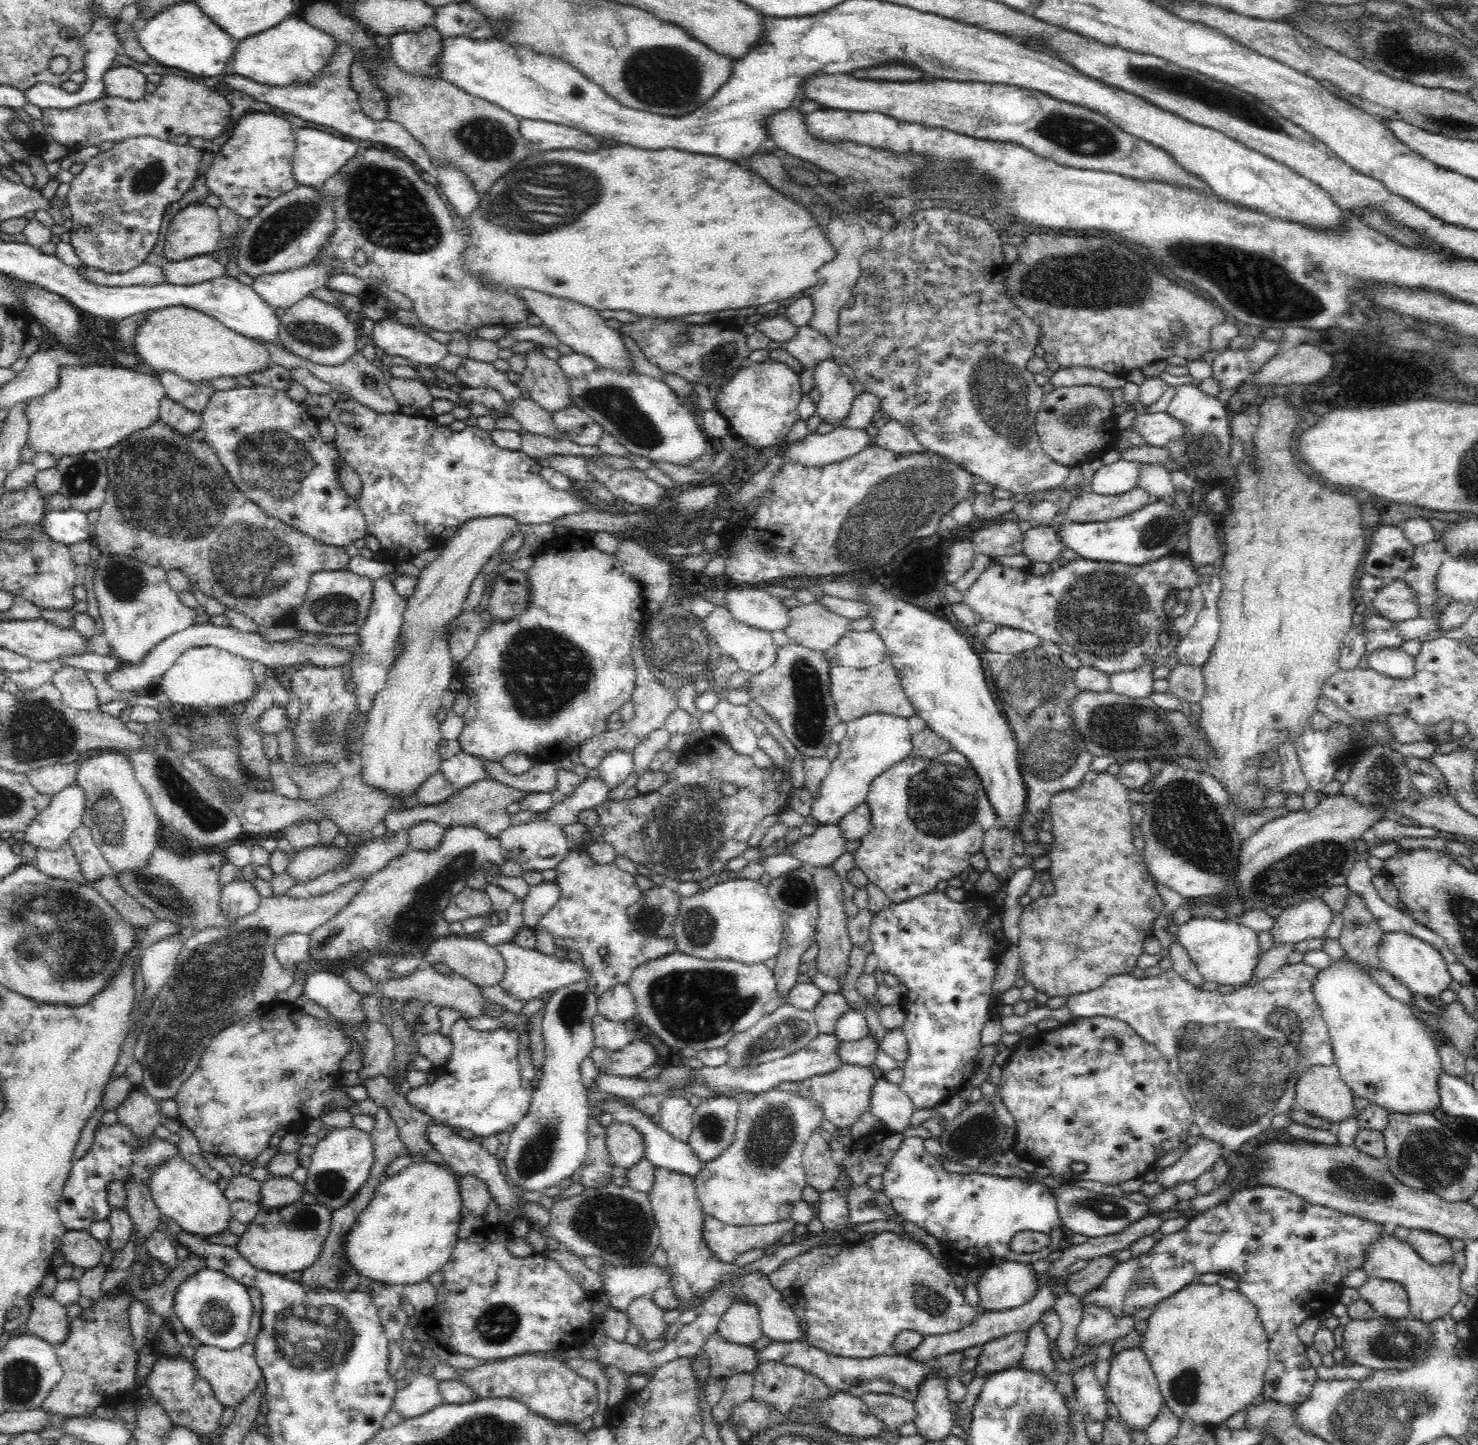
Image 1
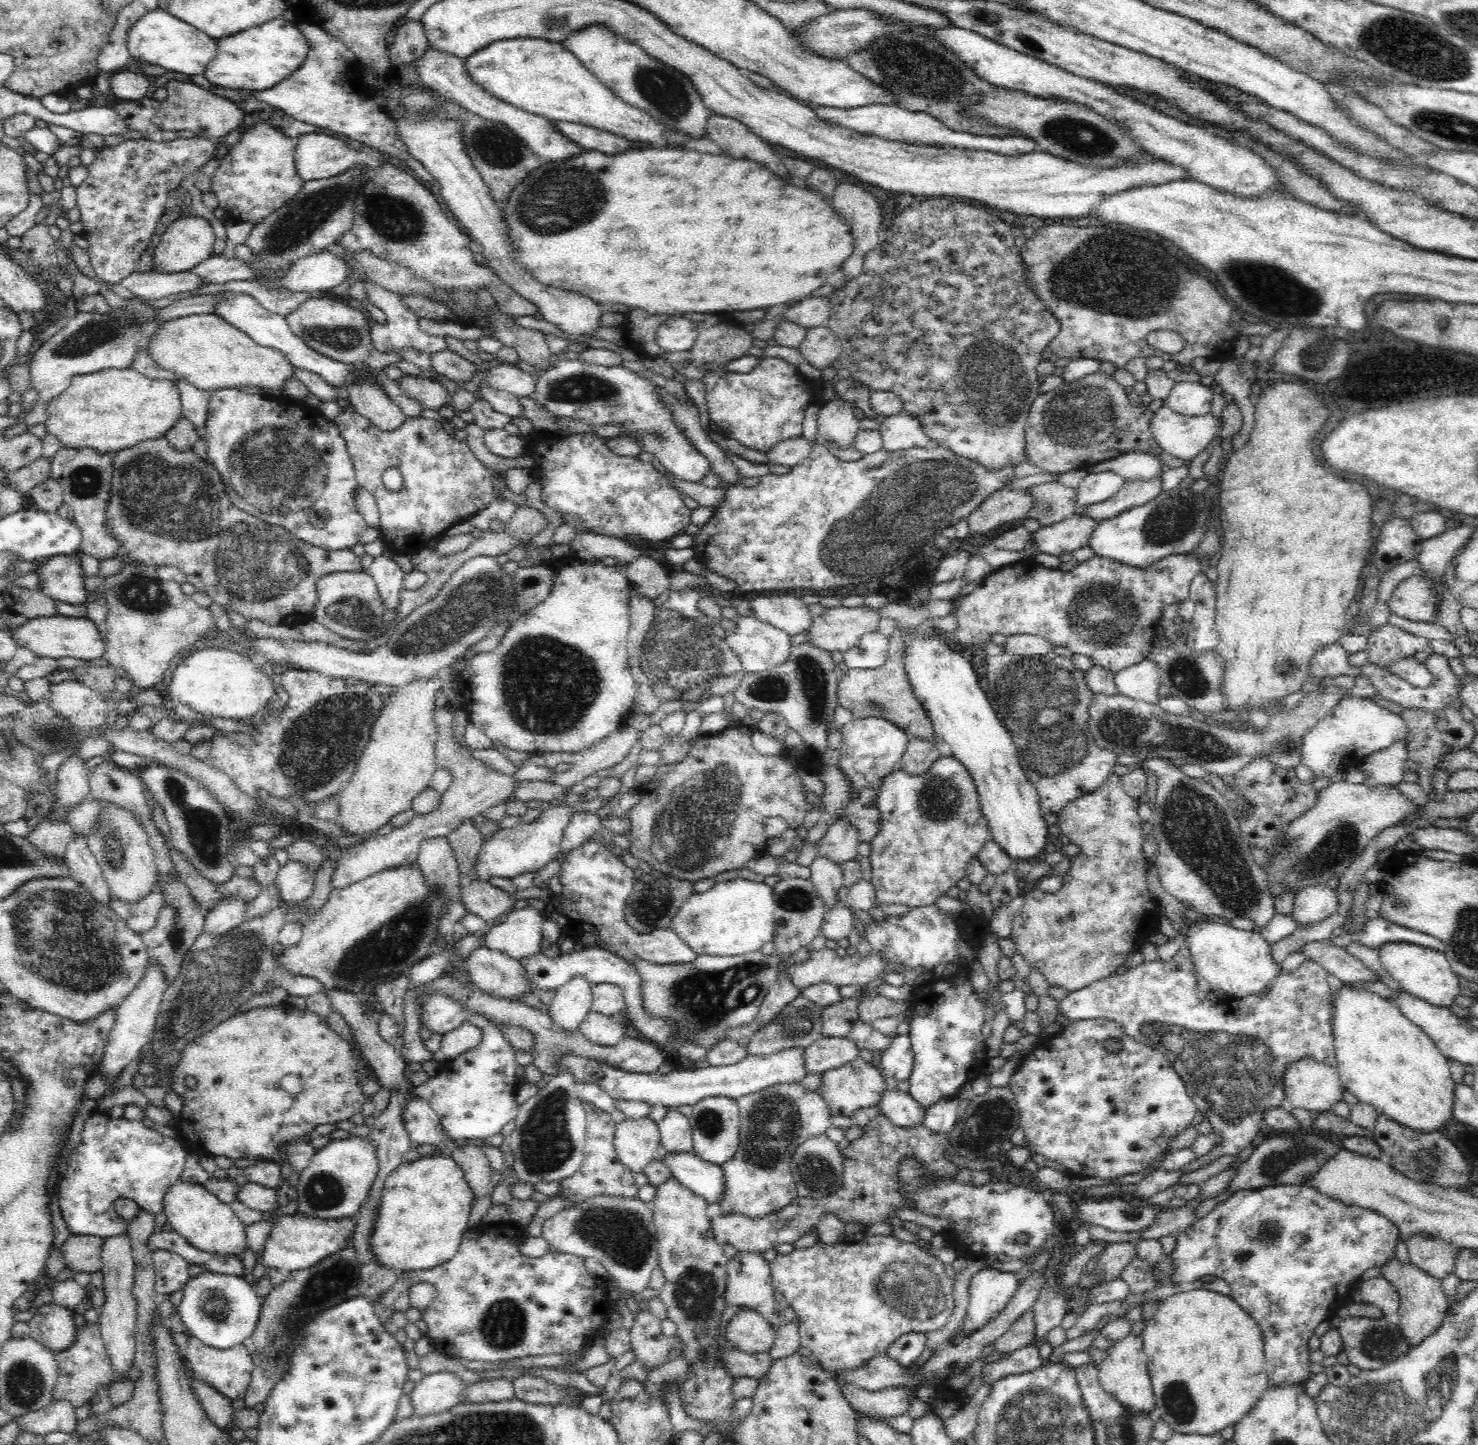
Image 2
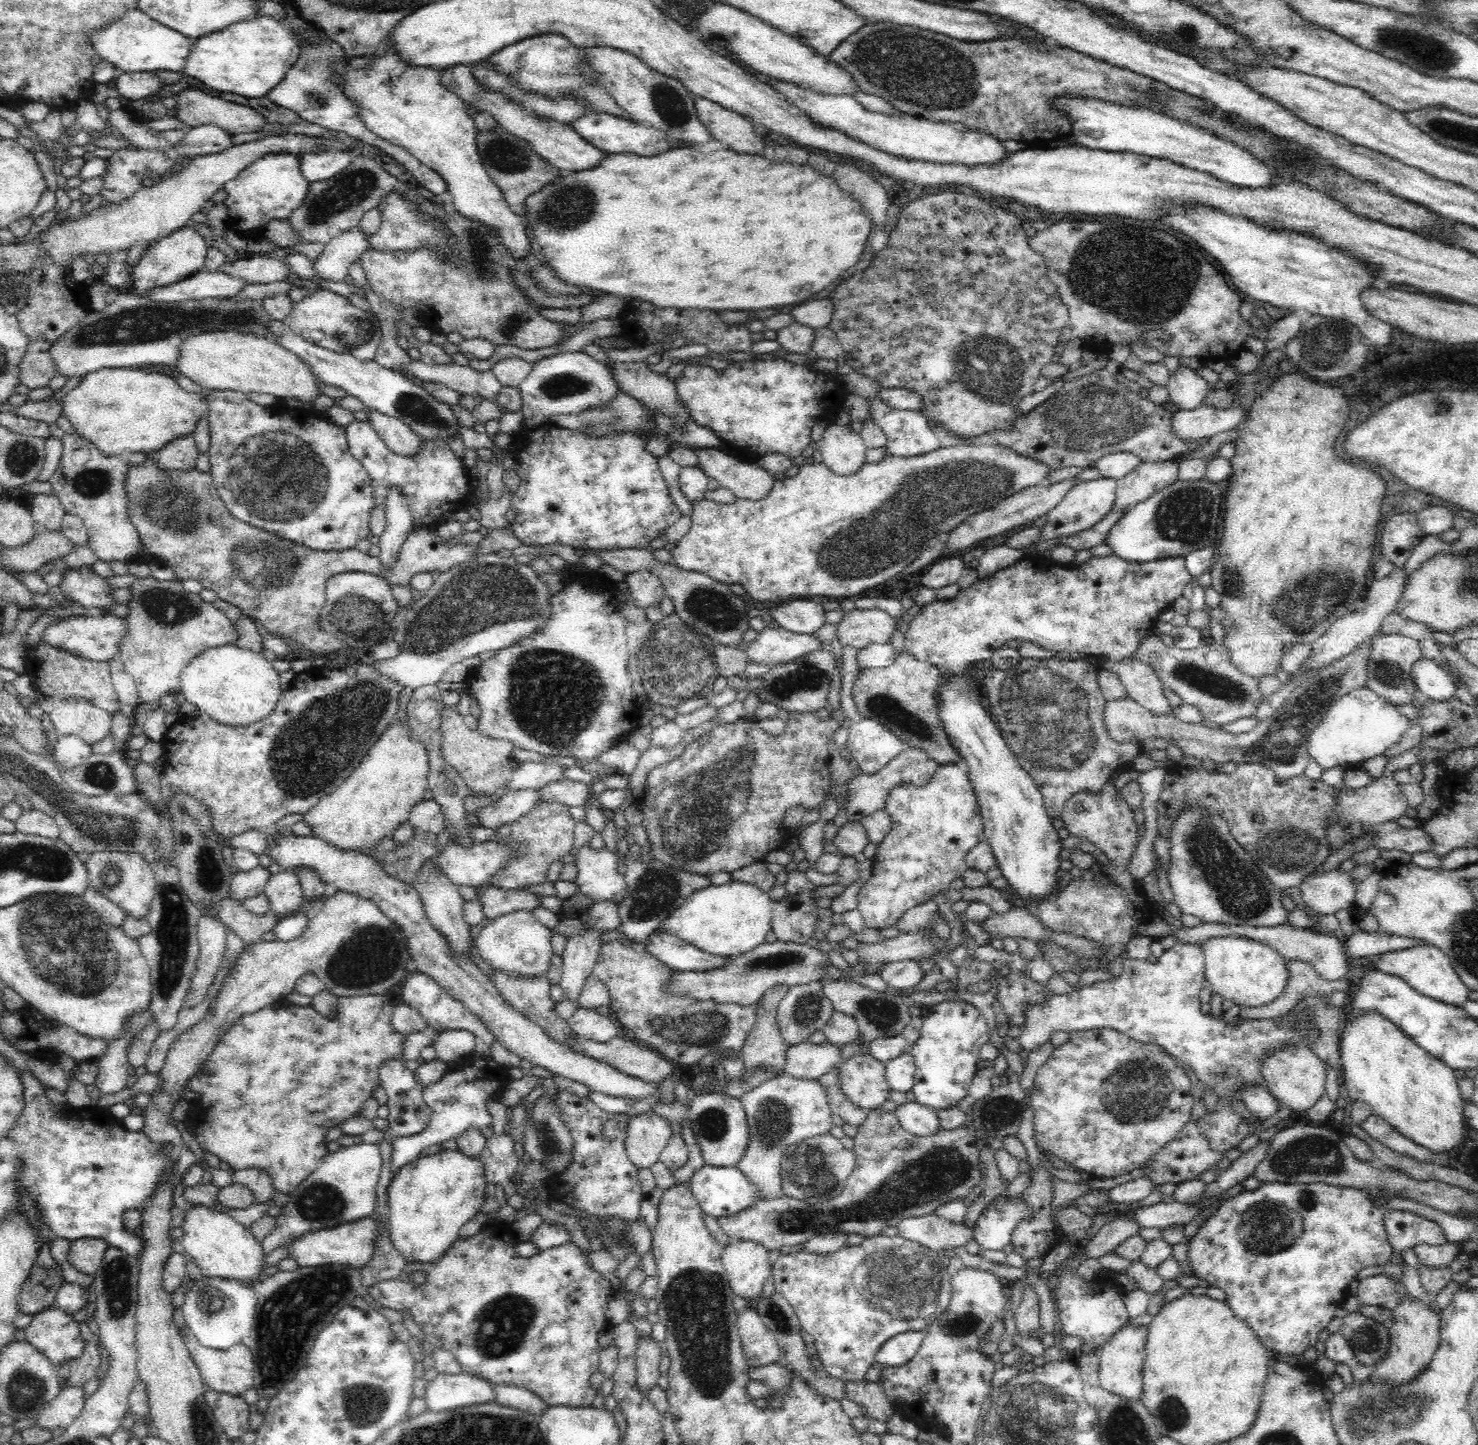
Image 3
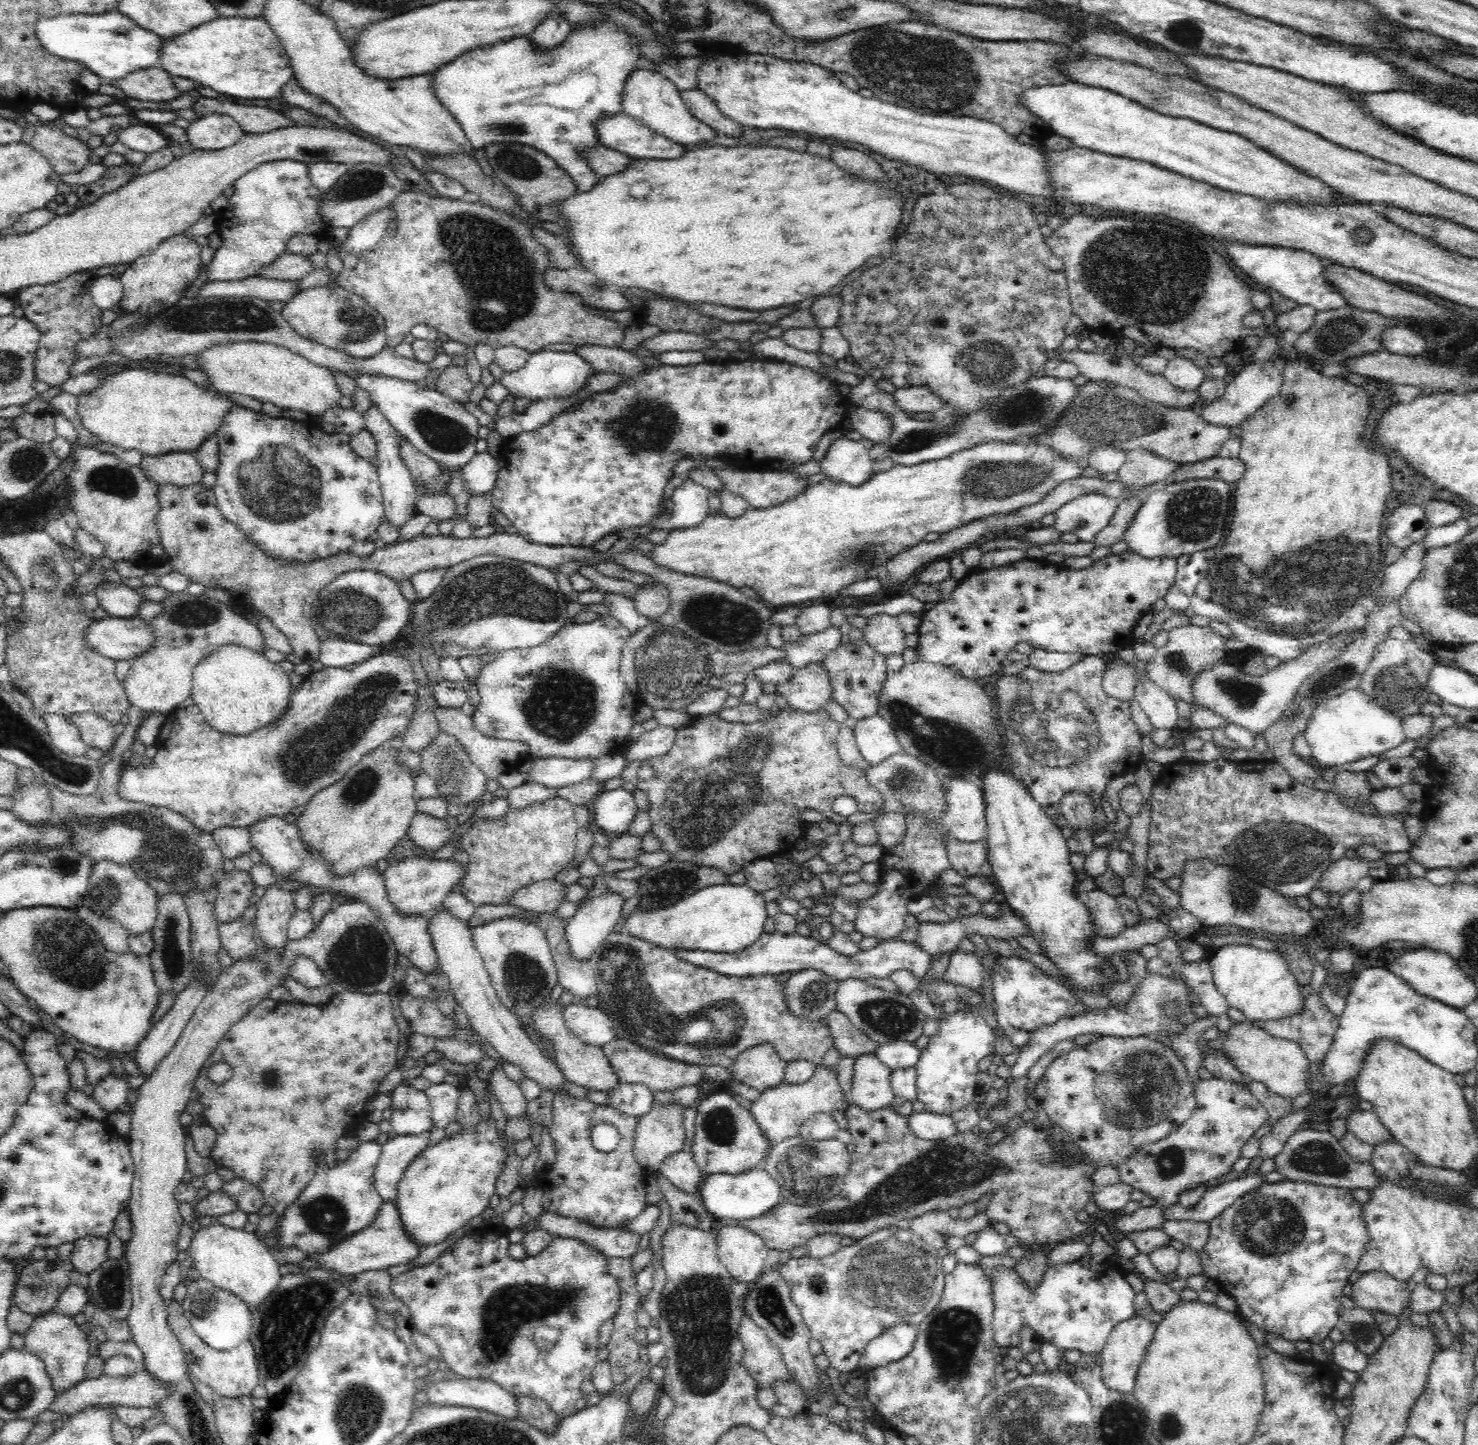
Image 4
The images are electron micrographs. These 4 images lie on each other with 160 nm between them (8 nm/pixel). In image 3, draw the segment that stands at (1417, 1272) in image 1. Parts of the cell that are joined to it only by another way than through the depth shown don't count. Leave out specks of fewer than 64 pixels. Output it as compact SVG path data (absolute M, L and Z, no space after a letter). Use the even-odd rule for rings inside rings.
M1402 1295L1399 1303L1391 1311L1393 1320L1388 1326L1390 1332L1390 1350L1380 1366L1371 1368L1370 1381L1386 1381L1402 1385L1414 1379L1431 1362L1441 1340L1440 1314L1435 1309L1410 1295Z

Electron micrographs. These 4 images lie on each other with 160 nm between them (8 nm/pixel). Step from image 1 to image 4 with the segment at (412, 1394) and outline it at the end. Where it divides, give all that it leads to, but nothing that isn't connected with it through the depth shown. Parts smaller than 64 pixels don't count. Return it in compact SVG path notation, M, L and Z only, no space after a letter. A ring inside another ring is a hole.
M446 1379L431 1383L425 1391L427 1402L435 1405L478 1408L504 1418L518 1417L514 1395L490 1380Z

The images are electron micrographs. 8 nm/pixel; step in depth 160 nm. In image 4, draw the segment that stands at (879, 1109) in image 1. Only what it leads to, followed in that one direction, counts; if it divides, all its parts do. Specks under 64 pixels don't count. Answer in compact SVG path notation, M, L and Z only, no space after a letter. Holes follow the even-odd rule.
M929 1111L913 1112L906 1118L908 1129L922 1140L938 1140L956 1134L957 1130L950 1115L940 1115Z

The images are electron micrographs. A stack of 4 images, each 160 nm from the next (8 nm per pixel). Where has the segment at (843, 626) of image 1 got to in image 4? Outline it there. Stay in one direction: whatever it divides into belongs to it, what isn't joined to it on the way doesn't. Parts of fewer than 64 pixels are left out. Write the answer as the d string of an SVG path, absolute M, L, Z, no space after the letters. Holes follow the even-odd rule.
M886 613L872 614L862 629L862 640L878 654L902 654L905 631L896 617Z

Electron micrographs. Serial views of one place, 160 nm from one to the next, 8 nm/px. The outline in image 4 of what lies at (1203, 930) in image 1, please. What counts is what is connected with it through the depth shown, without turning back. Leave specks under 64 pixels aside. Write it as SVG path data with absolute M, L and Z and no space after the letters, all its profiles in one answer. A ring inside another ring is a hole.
M1225 944L1216 948L1206 960L1213 983L1227 1000L1229 1008L1236 1008L1249 1020L1280 1020L1302 1012L1306 996L1300 993L1295 977L1280 954L1247 944Z

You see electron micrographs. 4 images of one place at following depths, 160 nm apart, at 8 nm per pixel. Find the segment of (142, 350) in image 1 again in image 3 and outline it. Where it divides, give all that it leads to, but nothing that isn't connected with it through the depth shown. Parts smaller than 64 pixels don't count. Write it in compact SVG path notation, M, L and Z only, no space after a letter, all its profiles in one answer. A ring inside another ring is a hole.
M206 330L202 334L190 334L179 347L179 358L174 368L180 375L210 391L257 392L271 394L282 402L285 398L296 398L309 404L320 395L320 381L296 354L256 334L233 330Z

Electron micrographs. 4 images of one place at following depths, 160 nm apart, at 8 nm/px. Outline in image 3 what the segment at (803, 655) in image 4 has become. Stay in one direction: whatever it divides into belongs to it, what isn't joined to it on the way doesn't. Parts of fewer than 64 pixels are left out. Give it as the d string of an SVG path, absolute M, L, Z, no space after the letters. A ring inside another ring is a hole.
M780 626L764 627L757 638L744 650L748 662L766 664L770 668L786 664L812 650L820 650L821 644L813 635L795 634Z

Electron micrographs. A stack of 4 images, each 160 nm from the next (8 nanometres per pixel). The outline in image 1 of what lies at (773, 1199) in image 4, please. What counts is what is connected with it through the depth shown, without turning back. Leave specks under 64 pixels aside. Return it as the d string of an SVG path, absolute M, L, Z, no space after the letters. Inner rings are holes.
M607 1100L601 1103L603 1114L609 1114L612 1117L612 1122L622 1123L633 1126L638 1130L638 1134L642 1135L642 1142L644 1144L644 1156L654 1166L665 1168L666 1170L673 1170L674 1172L681 1172L688 1174L694 1178L694 1174L698 1174L698 1170L702 1168L703 1162L694 1154L687 1142L682 1142L680 1138L674 1138L667 1130L664 1130L658 1122L652 1121L652 1117L647 1116L635 1105L629 1105L617 1100Z

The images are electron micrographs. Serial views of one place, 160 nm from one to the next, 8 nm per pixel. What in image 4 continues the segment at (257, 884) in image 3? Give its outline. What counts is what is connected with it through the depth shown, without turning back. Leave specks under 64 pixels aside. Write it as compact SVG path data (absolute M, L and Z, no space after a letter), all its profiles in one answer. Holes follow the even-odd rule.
M232 870L222 875L218 886L215 917L218 923L239 918L250 905L256 884L249 872Z

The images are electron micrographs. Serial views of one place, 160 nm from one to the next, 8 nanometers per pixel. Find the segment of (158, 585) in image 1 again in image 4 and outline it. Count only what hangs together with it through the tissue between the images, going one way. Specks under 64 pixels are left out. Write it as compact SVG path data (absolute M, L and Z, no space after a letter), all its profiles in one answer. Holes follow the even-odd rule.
M185 590L170 592L156 603L161 606L161 611L147 622L154 642L146 652L130 660L132 664L123 682L129 704L145 710L145 715L150 712L168 715L186 700L190 696L194 667L218 646L235 644L260 653L265 647L265 637L260 628L234 613L230 605L209 598L204 593L192 595Z

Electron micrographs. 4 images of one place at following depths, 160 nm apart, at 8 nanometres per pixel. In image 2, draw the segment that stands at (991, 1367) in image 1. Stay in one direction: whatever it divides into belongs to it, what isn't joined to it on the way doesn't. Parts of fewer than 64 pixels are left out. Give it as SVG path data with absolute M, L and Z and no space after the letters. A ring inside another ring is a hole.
M1031 1310L1018 1318L1015 1324L993 1343L994 1351L1004 1358L1020 1348L1032 1345L1034 1338L1034 1314Z

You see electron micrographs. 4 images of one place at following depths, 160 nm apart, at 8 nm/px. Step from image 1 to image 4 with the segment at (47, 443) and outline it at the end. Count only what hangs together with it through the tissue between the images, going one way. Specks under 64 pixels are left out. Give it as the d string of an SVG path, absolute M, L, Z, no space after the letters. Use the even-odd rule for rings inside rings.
M125 369L117 374L107 375L97 388L80 394L77 398L78 417L88 432L110 446L117 446L122 450L138 450L143 456L158 456L178 450L195 451L204 438L216 434L223 416L234 407L227 397L206 394L184 376L144 369Z

